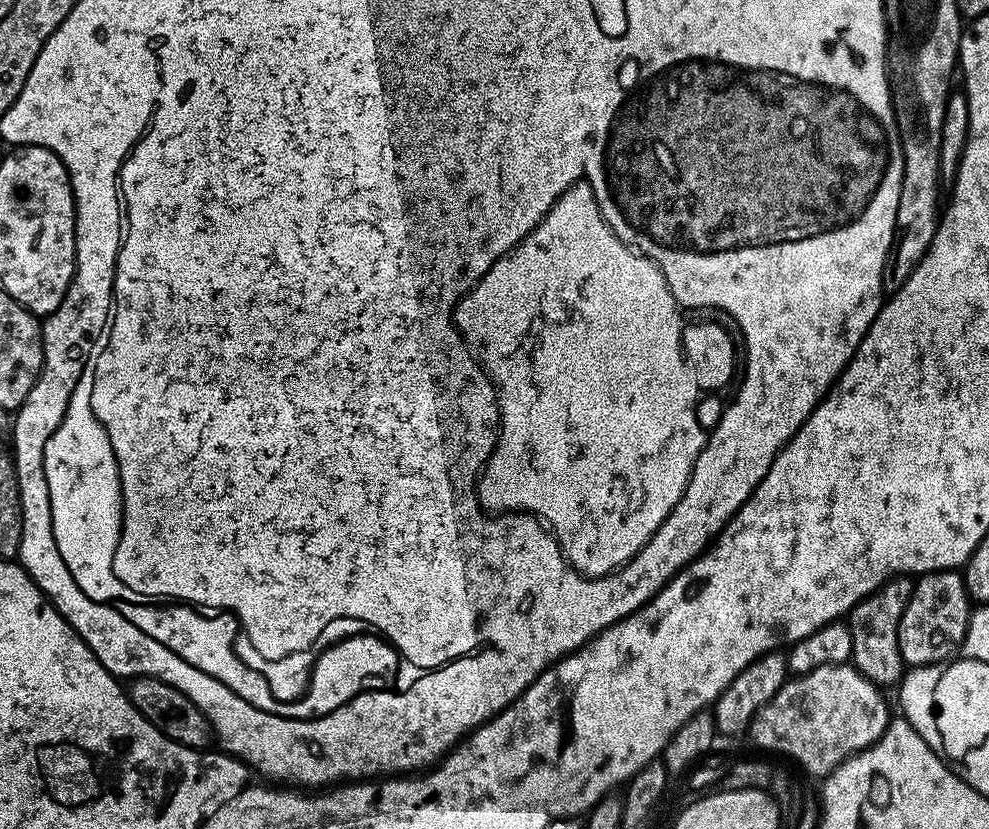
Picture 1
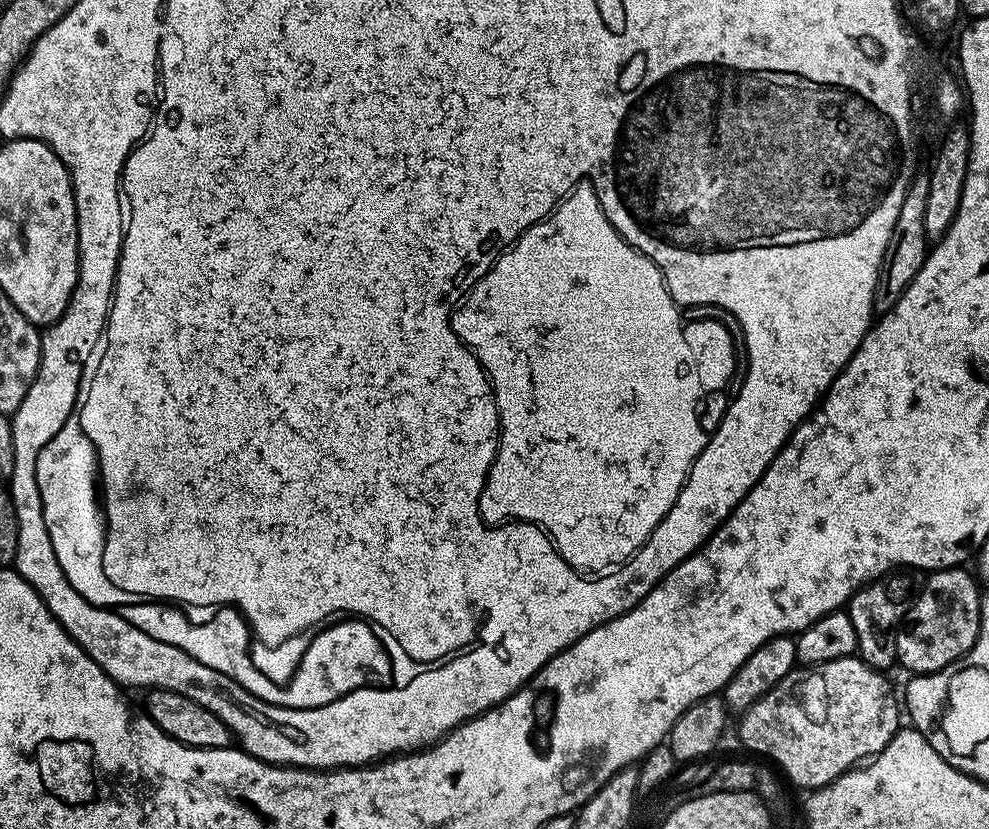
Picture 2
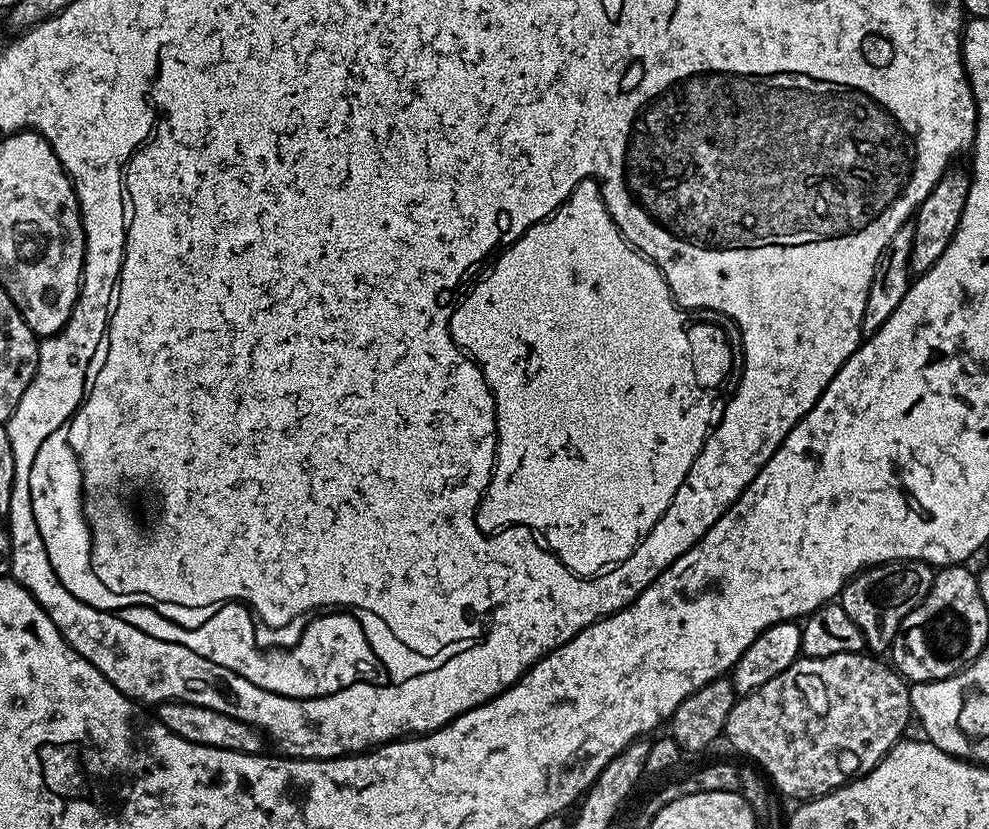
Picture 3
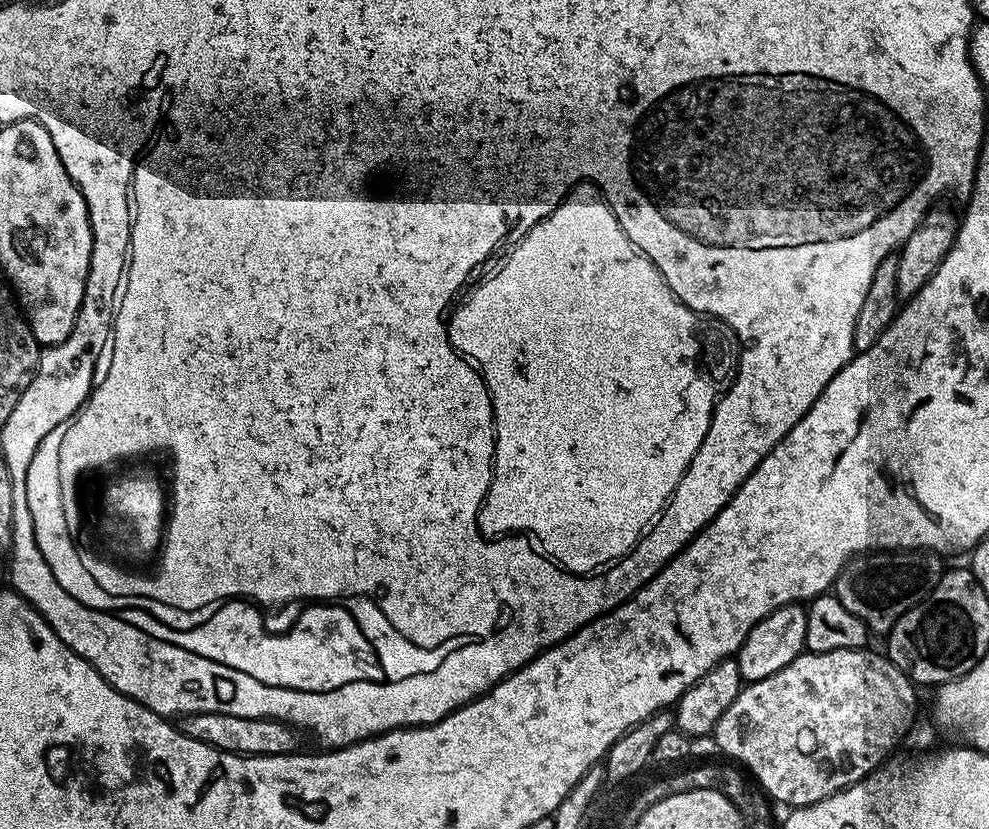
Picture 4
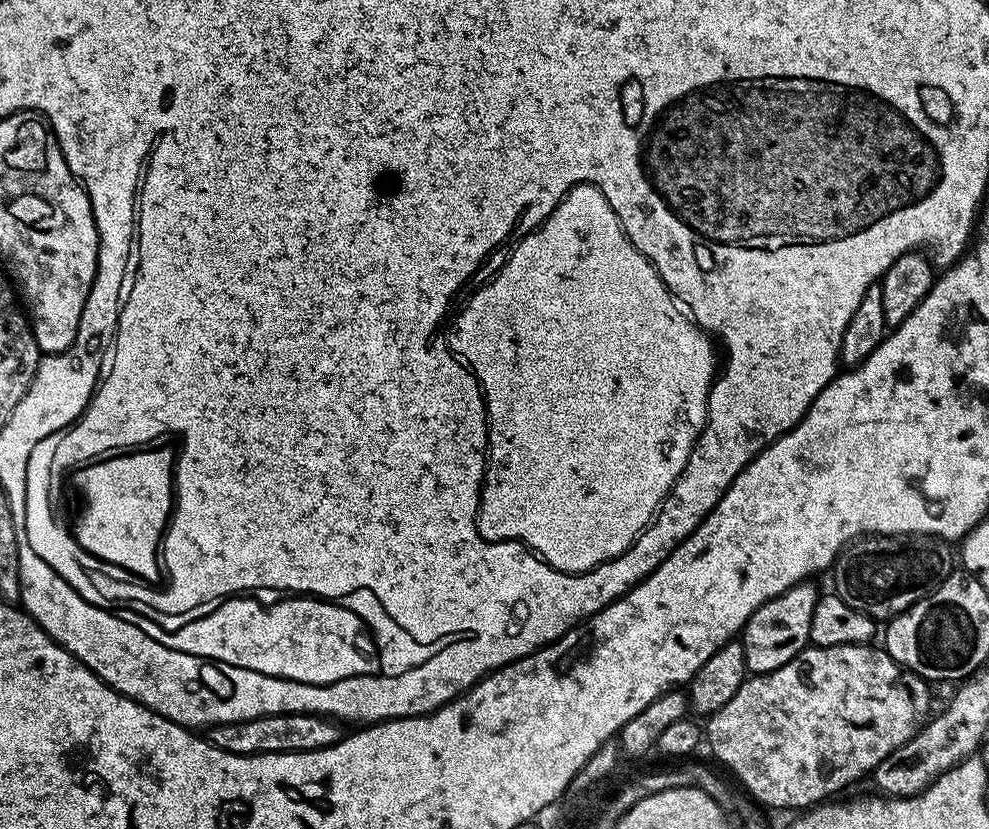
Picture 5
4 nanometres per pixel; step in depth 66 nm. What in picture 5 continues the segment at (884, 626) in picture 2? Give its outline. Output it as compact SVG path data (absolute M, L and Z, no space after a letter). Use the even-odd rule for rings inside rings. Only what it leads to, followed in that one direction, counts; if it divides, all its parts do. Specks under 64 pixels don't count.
M861 536L852 541L851 544L846 544L840 555L836 557L835 564L830 569L830 577L836 583L834 588L835 595L842 598L842 602L846 602L846 606L850 606L854 610L858 610L862 614L866 614L871 620L877 622L887 622L892 619L893 616L899 614L899 612L905 612L909 606L918 603L922 597L927 596L933 588L937 588L945 578L952 575L954 571L954 548L947 540L940 540L937 536Z

